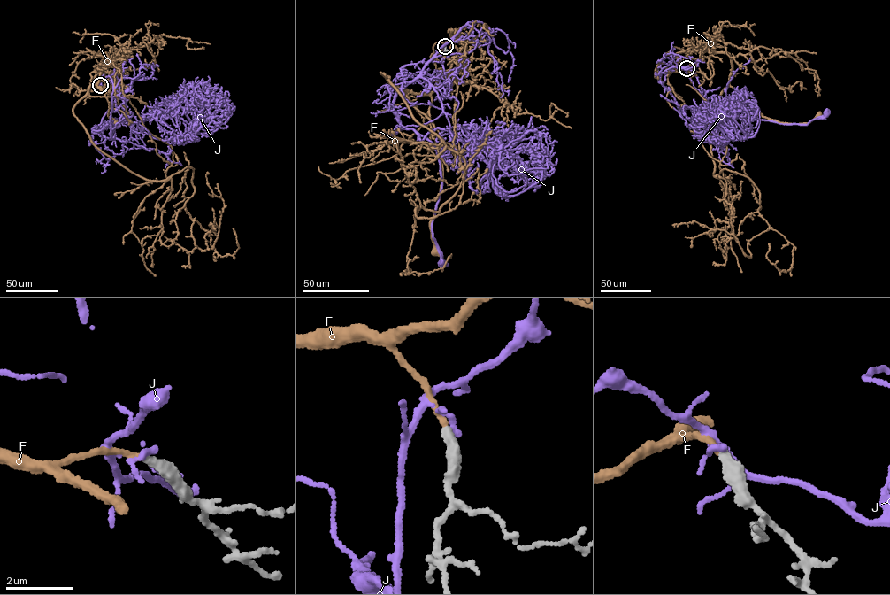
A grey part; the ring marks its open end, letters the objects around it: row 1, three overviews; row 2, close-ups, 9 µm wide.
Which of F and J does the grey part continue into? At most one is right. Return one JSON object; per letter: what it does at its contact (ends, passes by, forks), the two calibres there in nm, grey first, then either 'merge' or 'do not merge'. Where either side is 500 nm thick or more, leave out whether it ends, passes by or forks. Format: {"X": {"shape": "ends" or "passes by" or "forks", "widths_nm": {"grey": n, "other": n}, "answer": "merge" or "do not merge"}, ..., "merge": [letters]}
{"F": {"shape": "ends", "widths_nm": {"grey": 340, "other": 170}, "answer": "merge"}, "J": {"shape": "passes by", "widths_nm": {"grey": 360, "other": 110}, "answer": "do not merge"}, "merge": ["F"]}

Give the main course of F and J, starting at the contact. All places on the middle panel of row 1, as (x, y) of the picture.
F: (445, 46), (430, 57), (435, 88), (401, 90), (441, 137), (435, 251)
J: (445, 46), (443, 74), (405, 72), (392, 109), (438, 156), (432, 233), (442, 263)

